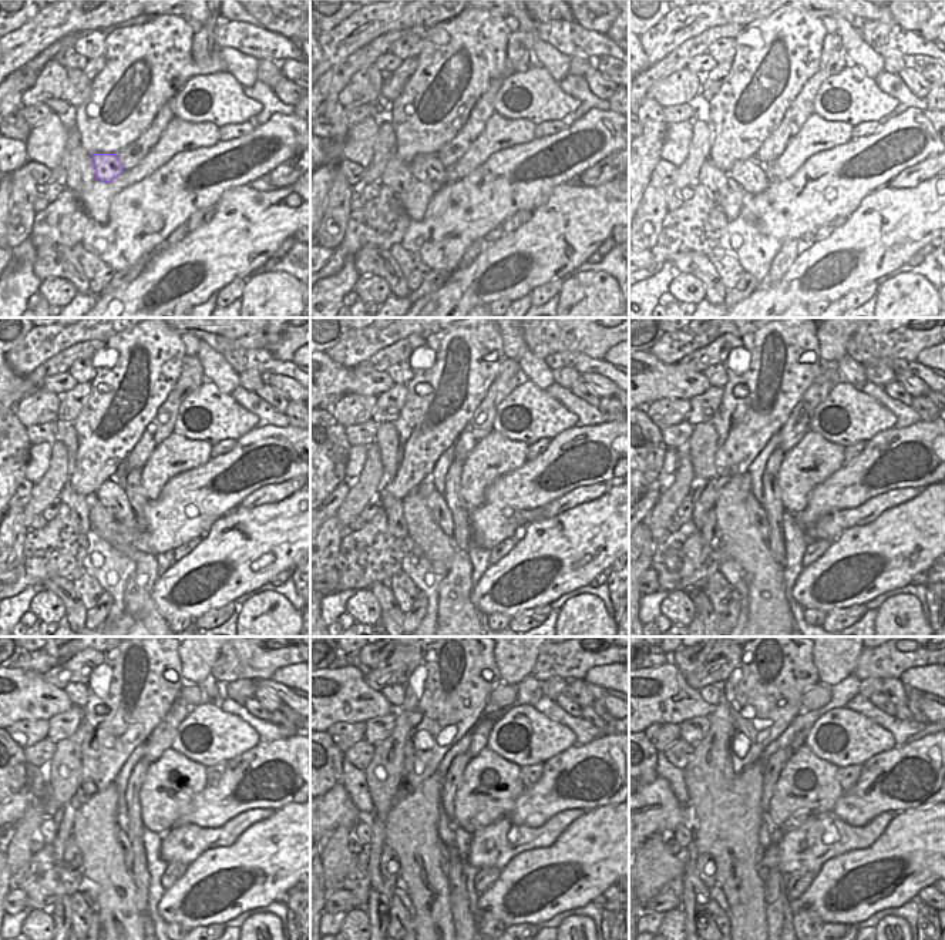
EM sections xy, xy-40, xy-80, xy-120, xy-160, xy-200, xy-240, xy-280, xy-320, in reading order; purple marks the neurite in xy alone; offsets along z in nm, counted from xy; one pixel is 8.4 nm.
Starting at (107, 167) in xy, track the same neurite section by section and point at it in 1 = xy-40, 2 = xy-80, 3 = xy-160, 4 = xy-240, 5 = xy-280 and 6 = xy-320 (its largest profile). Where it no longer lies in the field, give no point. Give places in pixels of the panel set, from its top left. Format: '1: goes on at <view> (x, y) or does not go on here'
1: goes on at xy-40 (424, 168)
2: goes on at xy-80 (749, 174)
3: goes on at xy-160 (436, 503)
4: goes on at xy-240 (123, 838)
5: goes on at xy-280 (446, 853)
6: goes on at xy-320 (763, 872)

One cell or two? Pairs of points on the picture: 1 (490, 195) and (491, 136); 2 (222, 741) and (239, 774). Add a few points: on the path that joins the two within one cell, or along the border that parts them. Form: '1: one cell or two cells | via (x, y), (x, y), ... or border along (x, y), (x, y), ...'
1: two cells | border along (524, 144), (494, 151), (467, 175)
2: two cells | border along (258, 745), (234, 756), (226, 764)

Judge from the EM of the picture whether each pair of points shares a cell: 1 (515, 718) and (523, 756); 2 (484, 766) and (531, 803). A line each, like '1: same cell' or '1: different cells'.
1: same cell
2: different cells

